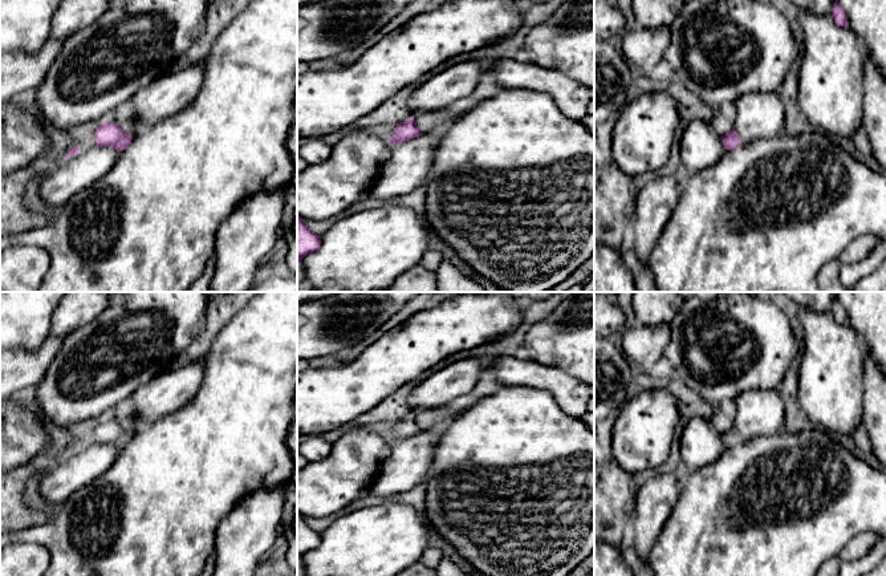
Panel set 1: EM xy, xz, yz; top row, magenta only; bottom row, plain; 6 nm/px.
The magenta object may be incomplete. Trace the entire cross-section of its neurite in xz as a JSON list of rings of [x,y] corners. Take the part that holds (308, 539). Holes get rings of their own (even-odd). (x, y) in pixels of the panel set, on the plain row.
[[[297,512],[297,559],[306,552],[318,547],[321,543],[321,534],[314,531],[306,522],[305,516]]]

